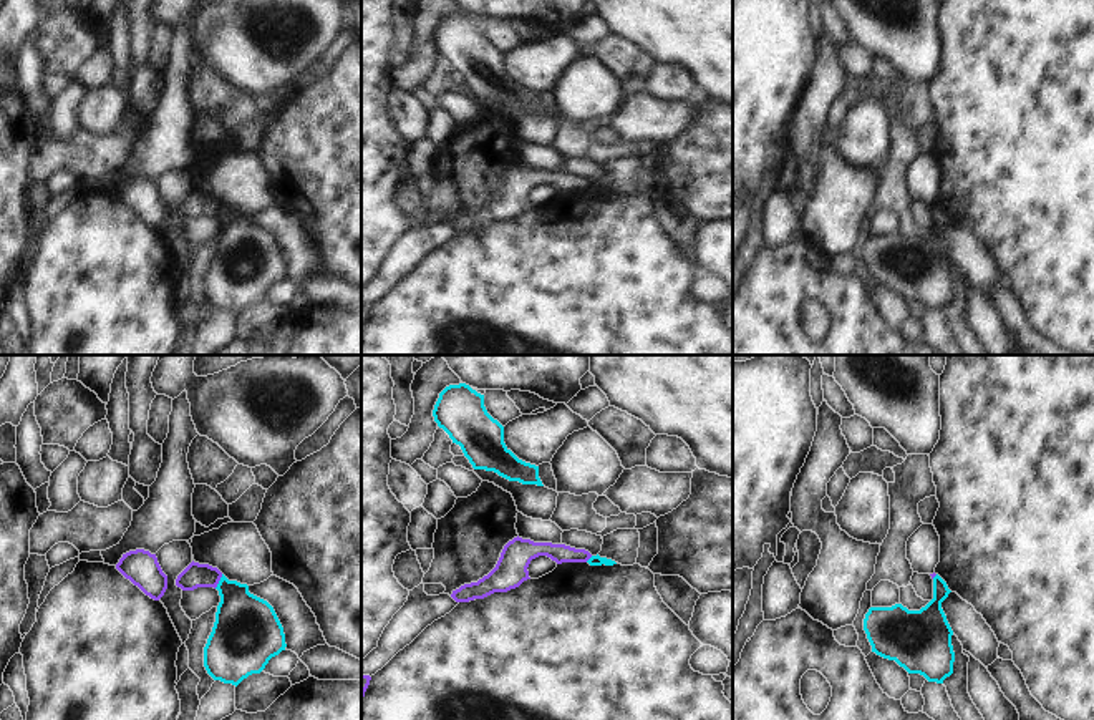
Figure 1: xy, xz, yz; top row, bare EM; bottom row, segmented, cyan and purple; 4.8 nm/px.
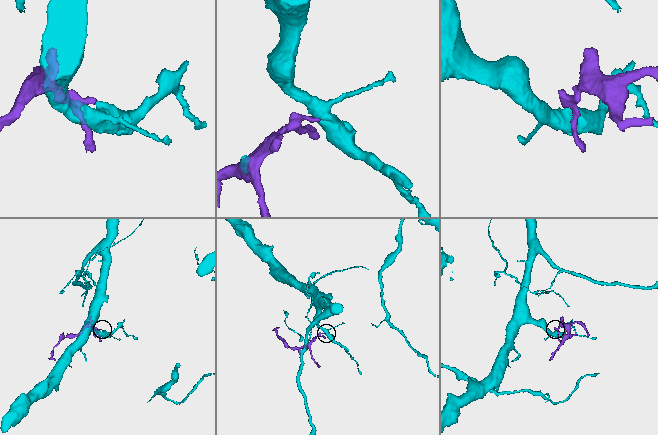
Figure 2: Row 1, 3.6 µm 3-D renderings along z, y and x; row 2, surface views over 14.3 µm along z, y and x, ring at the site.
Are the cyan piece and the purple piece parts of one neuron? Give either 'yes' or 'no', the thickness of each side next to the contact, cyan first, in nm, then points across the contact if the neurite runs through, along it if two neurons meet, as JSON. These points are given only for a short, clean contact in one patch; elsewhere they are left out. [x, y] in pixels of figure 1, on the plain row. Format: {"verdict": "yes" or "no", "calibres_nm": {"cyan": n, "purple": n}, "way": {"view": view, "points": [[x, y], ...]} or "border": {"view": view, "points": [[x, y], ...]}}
{"verdict": "no", "calibres_nm": {"cyan": 300, "purple": 120}, "border": {"view": "xy", "points": [[222, 203], [214, 216]]}}

